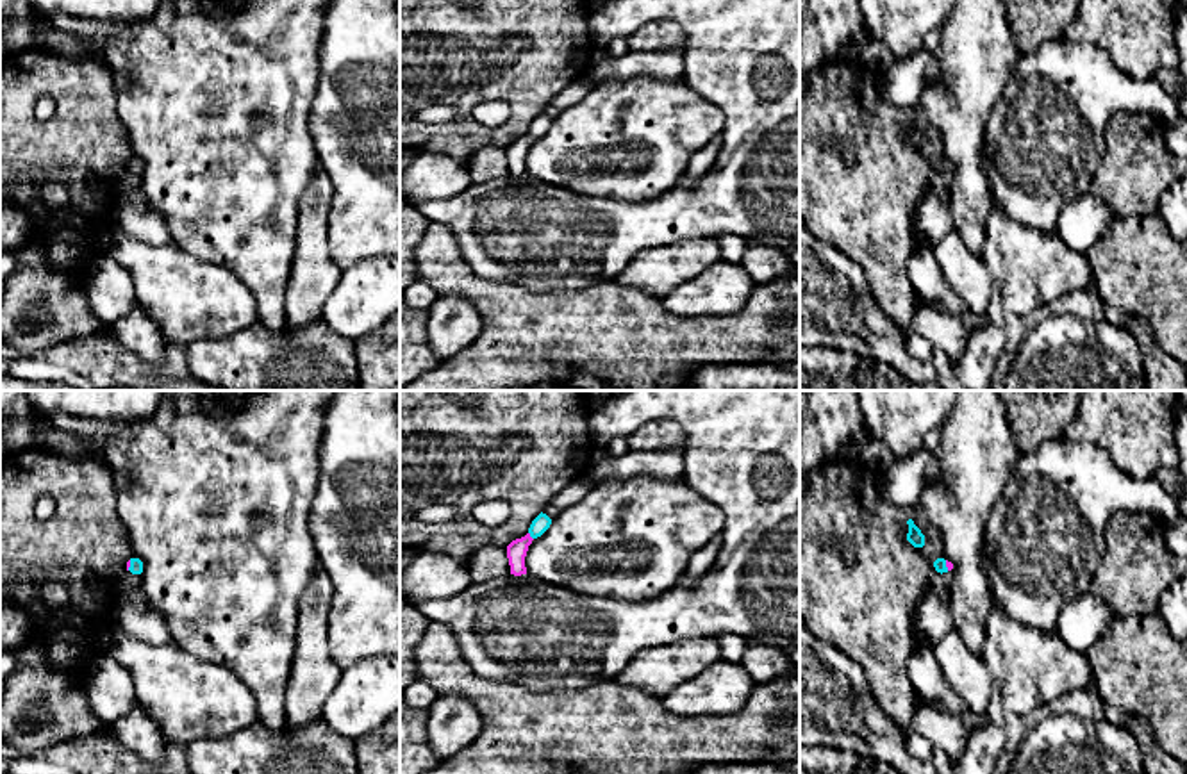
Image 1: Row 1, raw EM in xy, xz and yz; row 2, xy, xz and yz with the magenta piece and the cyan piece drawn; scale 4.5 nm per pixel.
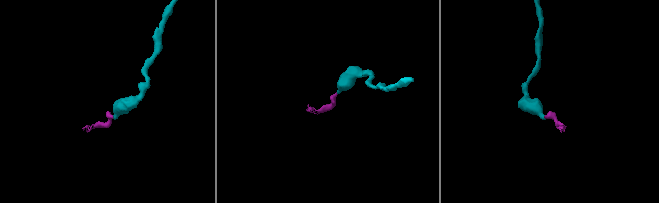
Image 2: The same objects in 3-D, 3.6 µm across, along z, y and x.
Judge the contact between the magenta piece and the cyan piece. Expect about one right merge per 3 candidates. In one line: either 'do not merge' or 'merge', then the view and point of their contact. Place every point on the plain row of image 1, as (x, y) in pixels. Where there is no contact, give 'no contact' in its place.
merge; contact xz (529, 136)

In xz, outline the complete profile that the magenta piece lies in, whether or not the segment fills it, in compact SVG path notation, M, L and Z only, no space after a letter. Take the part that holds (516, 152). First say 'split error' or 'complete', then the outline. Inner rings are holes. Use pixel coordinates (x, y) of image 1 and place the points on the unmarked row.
split error; M541 112L532 121L528 134L521 139L512 141L507 146L510 175L514 175L514 177L527 175L525 157L527 157L528 146L532 144L534 139L541 137L550 128L550 125L552 125L552 119Z

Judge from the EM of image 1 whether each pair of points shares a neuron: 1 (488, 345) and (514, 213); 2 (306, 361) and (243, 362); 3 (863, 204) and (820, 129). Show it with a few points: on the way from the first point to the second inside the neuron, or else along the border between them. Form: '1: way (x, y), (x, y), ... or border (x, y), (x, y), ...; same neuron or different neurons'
1: border (464, 257), (466, 264), (479, 277), (541, 291); different neurons
2: way (290, 362), (259, 362); same neuron
3: way (845, 186), (820, 161), (820, 147); same neuron

